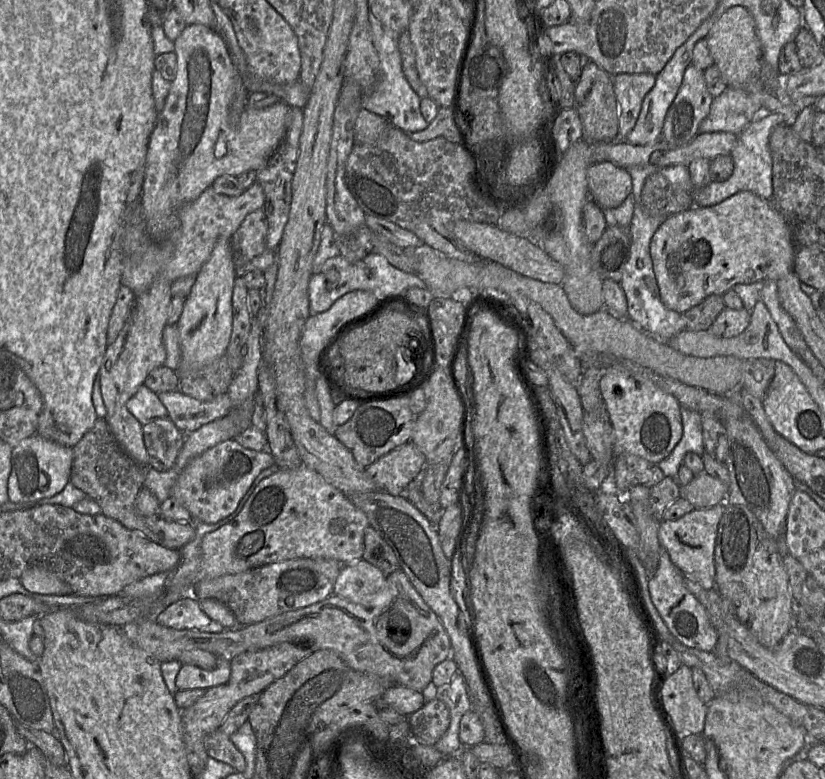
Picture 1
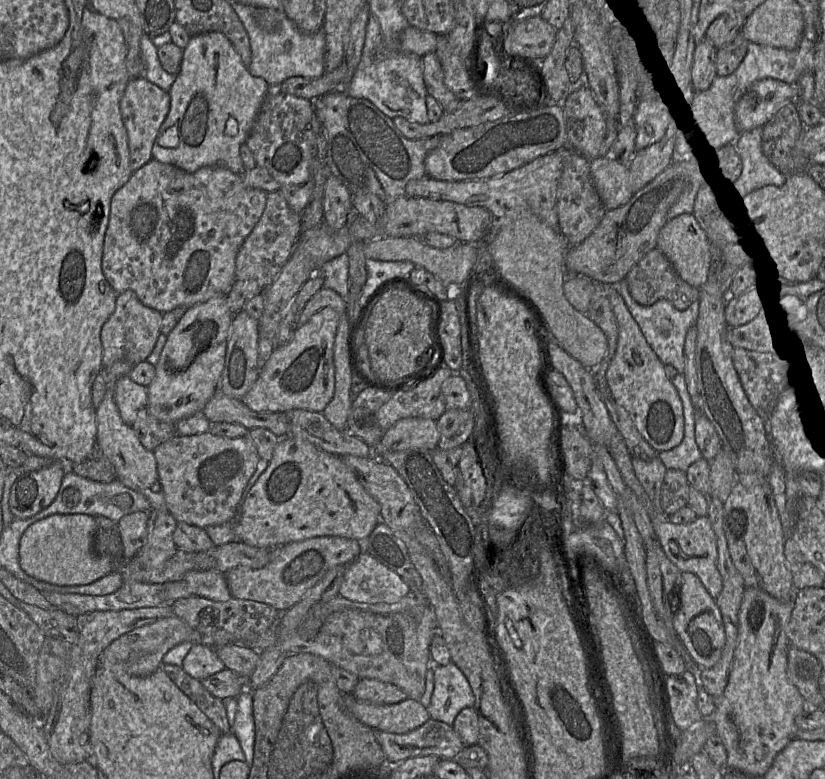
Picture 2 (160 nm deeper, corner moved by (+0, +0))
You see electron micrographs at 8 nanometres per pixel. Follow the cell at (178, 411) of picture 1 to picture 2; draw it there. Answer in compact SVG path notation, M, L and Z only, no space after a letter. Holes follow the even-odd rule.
M324 307L314 313L305 324L296 329L292 339L287 344L273 350L261 368L256 382L241 399L242 403L256 412L285 412L292 409L323 412L334 395L335 366L333 354L339 320L339 314L331 307Z

